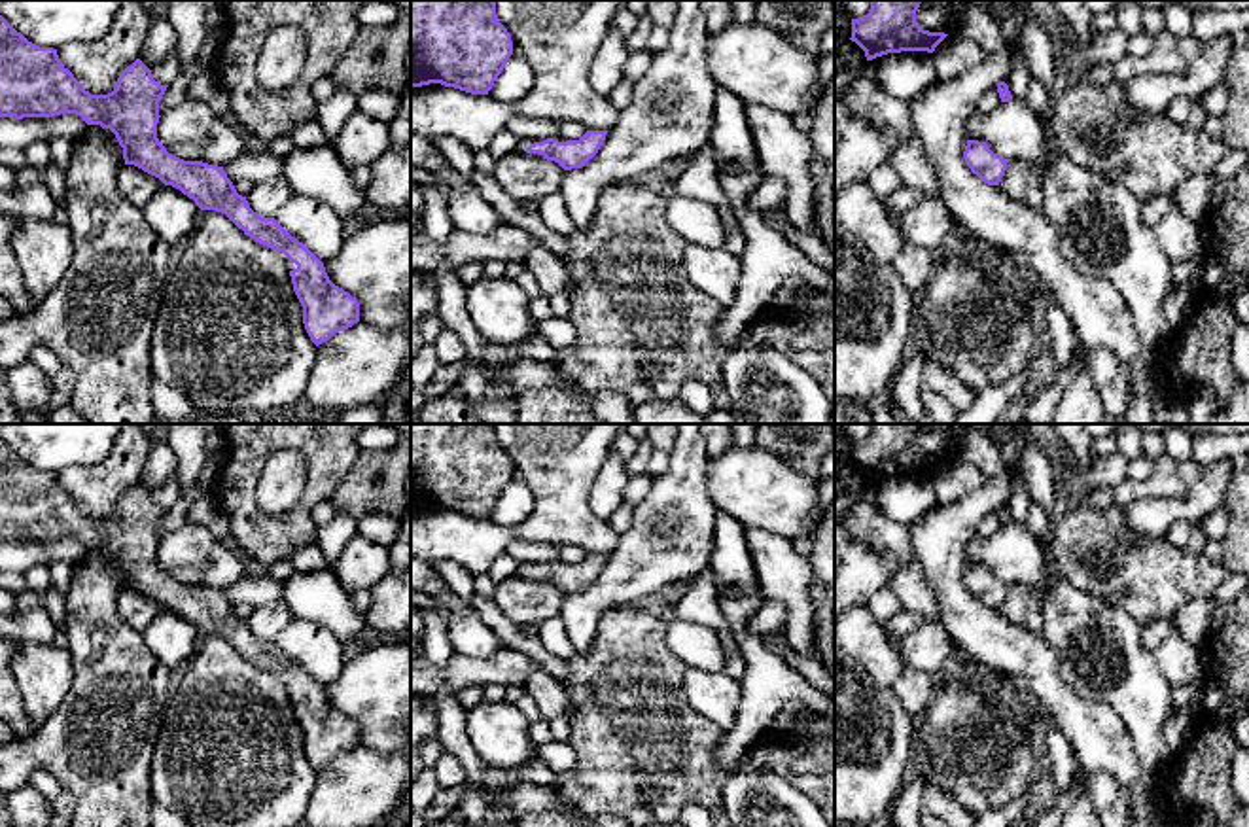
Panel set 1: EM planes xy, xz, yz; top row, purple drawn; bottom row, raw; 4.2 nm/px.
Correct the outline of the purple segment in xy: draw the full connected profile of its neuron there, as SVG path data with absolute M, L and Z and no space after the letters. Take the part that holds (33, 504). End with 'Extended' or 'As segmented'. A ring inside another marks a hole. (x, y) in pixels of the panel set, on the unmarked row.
M0 439L0 541L76 537L87 549L110 553L123 572L125 589L180 613L201 634L225 638L250 662L297 689L290 700L316 770L358 748L358 723L335 710L324 687L274 642L257 640L223 590L184 585L167 575L157 562L159 524L167 511L136 483L119 498L112 517L91 519L61 486L57 473L28 466Z. As segmented

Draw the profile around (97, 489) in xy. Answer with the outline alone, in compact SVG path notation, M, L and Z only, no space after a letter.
M123 424L102 462L66 467L57 479L85 515L108 519L119 498L140 481L150 449L151 437L138 424Z

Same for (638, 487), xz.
M643 471L628 479L624 486L624 500L636 507L651 490L655 475Z

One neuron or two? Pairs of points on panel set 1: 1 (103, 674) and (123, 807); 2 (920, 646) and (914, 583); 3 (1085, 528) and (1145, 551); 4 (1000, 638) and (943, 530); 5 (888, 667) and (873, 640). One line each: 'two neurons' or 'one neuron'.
1: one neuron
2: two neurons
3: one neuron
4: one neuron
5: one neuron

